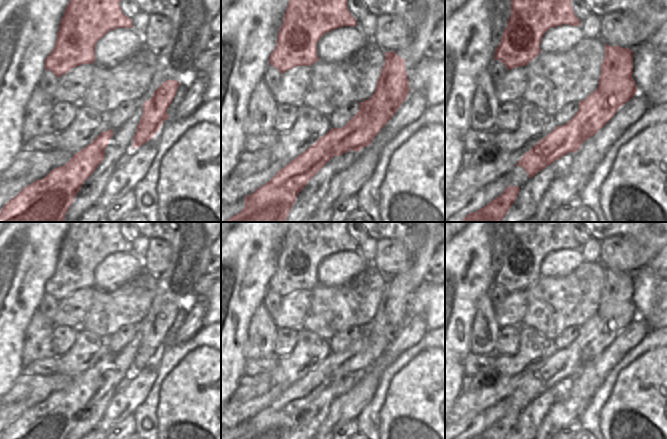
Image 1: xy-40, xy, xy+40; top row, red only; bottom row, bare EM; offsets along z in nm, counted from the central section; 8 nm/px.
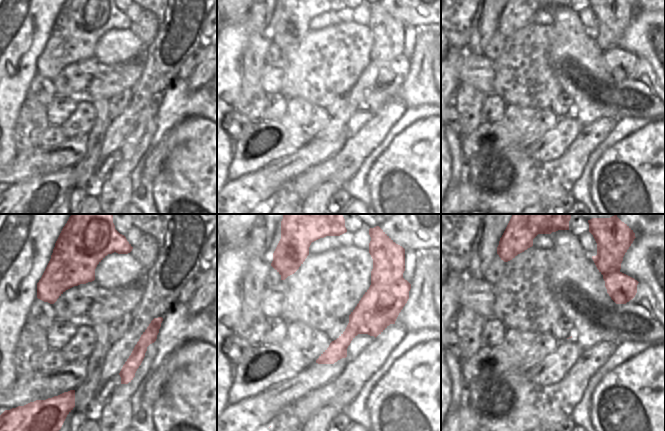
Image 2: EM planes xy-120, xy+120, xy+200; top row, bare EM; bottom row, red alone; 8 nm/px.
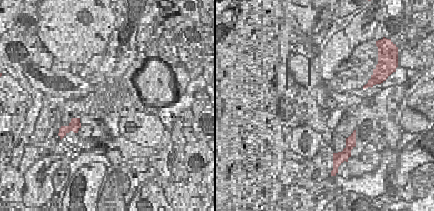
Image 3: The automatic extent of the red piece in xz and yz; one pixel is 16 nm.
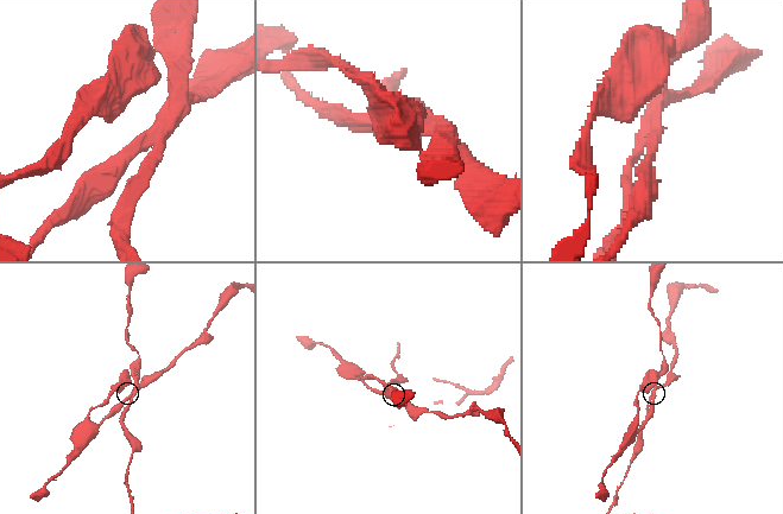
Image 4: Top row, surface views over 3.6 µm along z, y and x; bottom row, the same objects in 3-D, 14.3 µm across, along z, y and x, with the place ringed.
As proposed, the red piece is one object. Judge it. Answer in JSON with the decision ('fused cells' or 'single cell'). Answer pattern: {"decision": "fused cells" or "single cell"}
{"decision": "fused cells"}

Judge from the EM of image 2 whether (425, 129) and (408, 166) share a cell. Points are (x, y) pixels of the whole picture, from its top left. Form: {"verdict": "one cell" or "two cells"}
{"verdict": "one cell"}

